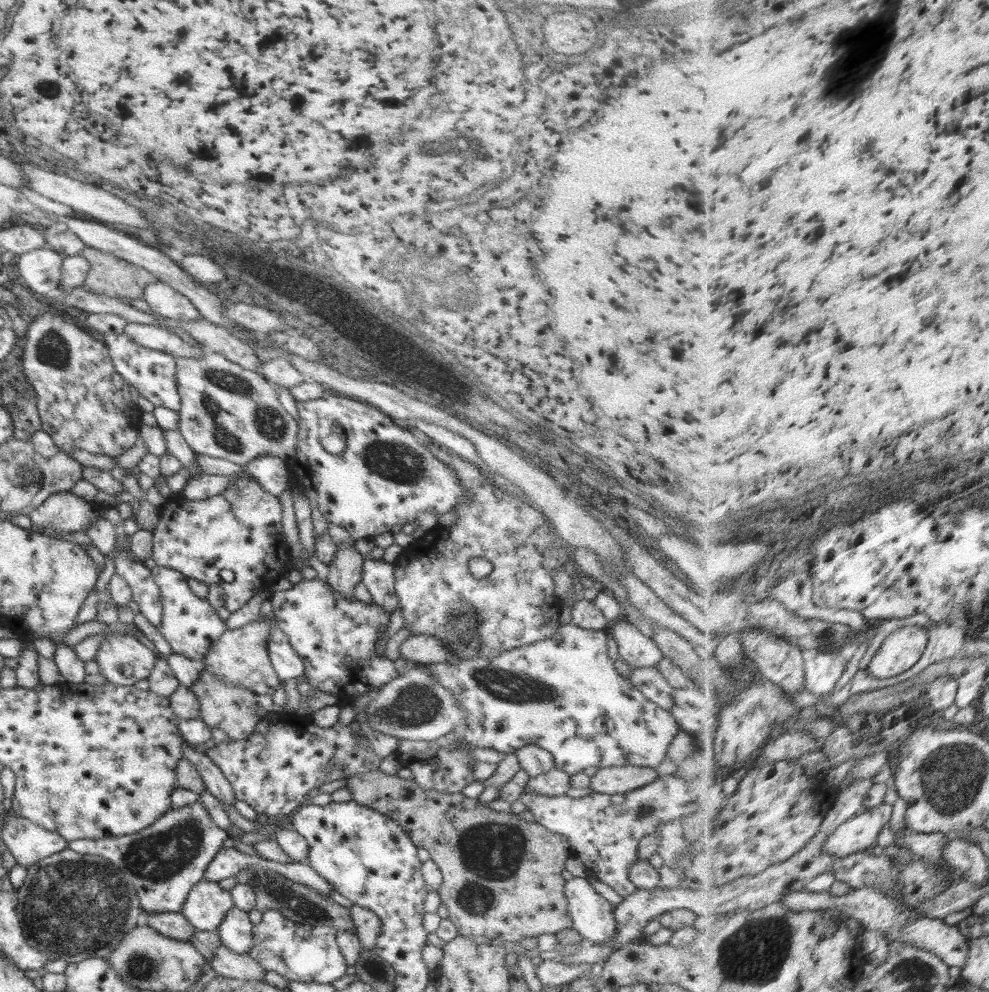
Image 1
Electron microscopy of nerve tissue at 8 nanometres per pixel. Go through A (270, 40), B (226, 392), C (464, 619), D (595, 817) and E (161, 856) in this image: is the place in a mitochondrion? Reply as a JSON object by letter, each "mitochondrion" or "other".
{"A":"other","B":"mitochondrion","C":"mitochondrion","D":"other","E":"mitochondrion"}

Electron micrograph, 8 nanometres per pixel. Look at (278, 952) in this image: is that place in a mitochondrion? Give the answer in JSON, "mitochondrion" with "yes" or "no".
{"mitochondrion":"no"}

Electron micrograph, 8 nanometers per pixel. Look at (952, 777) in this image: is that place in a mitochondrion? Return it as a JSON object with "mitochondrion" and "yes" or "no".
{"mitochondrion":"yes"}

